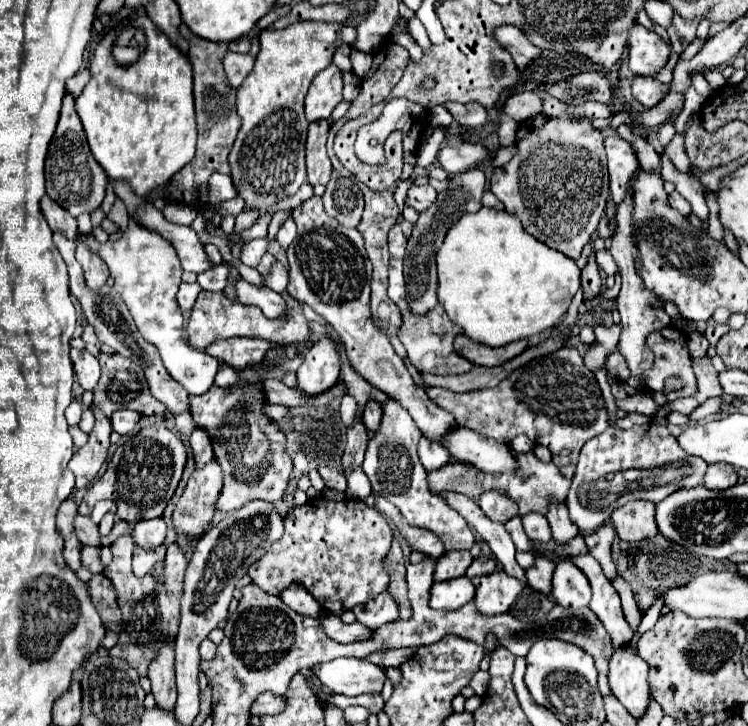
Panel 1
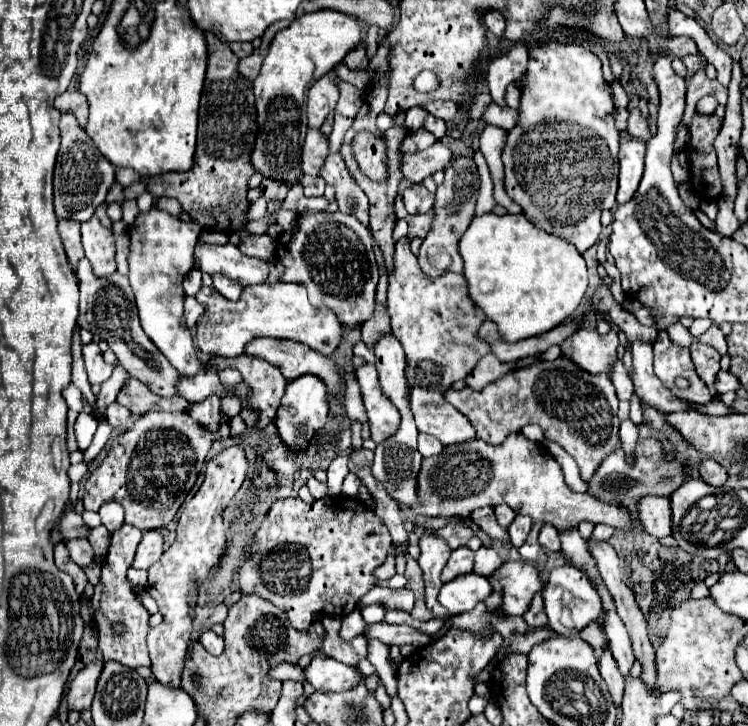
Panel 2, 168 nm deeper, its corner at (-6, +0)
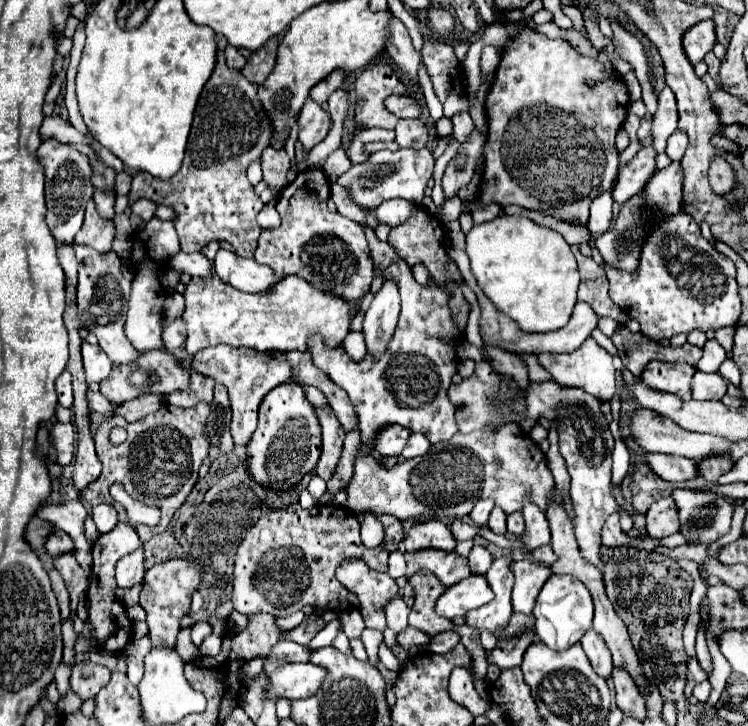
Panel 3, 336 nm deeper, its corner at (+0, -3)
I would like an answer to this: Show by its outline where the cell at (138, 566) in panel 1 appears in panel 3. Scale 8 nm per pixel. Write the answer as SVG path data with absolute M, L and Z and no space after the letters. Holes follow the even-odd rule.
M134 586L132 590L116 590L116 598L120 600L120 604L124 608L136 606L138 604L138 596L140 596L140 586Z

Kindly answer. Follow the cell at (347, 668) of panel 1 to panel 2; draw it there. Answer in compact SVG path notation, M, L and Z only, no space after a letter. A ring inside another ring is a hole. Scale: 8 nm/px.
M312 657L312 663L308 665L308 671L304 669L308 683L316 691L350 691L358 687L358 683L364 683L364 677L358 669L344 665L330 657Z

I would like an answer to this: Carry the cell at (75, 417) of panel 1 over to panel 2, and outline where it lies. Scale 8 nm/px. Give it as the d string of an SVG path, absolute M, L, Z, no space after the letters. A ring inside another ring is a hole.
M70 385L68 389L64 389L62 395L64 395L64 399L66 399L70 411L76 411L76 413L82 411L82 407L84 407L84 399L82 399L82 393L78 393L78 389L76 389L74 385Z

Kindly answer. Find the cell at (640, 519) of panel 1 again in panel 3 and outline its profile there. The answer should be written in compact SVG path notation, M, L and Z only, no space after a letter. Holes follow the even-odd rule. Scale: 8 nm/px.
M662 498L654 502L646 514L646 530L650 538L666 538L680 530L680 518L676 516L676 502Z

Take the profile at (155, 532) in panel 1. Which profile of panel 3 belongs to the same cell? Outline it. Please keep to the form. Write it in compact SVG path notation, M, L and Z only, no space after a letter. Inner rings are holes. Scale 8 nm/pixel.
M138 548L132 554L122 556L116 562L116 584L118 588L132 588L144 580L144 552Z

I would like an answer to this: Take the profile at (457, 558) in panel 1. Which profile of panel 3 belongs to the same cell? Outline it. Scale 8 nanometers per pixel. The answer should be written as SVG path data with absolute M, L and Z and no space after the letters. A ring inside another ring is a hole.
M424 548L420 552L406 552L406 576L414 576L420 570L432 572L444 586L452 586L472 572L468 568L468 558L456 552L440 552L434 548Z

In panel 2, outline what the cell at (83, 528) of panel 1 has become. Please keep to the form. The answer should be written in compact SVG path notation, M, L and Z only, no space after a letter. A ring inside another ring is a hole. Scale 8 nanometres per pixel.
M66 511L62 515L62 519L58 521L58 529L60 529L62 537L66 537L66 539L90 535L90 529L86 529L86 525L82 521L82 513L78 513L78 511Z

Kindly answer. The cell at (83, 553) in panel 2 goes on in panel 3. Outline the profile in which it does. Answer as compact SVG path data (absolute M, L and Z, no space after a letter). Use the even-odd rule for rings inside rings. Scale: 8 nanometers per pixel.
M58 528L52 530L52 536L48 536L44 548L50 552L50 556L60 556L60 554L66 554L66 552L72 552L74 550L74 544L70 540L70 536L66 532L60 532Z

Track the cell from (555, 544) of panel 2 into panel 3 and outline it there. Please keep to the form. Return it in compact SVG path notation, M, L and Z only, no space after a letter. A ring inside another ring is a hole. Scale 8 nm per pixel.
M540 546L536 550L532 550L532 558L544 566L552 566L556 562L556 554L552 550L552 546Z

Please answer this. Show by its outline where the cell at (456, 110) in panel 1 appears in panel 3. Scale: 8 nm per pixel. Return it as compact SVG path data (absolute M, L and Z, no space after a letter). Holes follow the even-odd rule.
M388 96L386 106L396 118L418 118L420 116L420 104L410 96Z

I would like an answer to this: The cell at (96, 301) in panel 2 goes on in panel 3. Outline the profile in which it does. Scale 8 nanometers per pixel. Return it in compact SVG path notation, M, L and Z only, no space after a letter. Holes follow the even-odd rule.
M76 246L74 252L78 260L78 308L80 318L84 320L84 328L98 338L98 346L108 354L112 362L118 364L132 362L140 352L132 348L132 344L124 336L130 280L124 278L122 274L122 260L114 250L100 254L88 246Z

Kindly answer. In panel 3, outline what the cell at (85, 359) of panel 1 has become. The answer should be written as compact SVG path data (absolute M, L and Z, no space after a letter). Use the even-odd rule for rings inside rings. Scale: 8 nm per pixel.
M82 342L82 360L84 360L84 370L86 370L86 382L88 384L102 382L112 370L112 362L102 352L102 348L96 346L96 344Z

